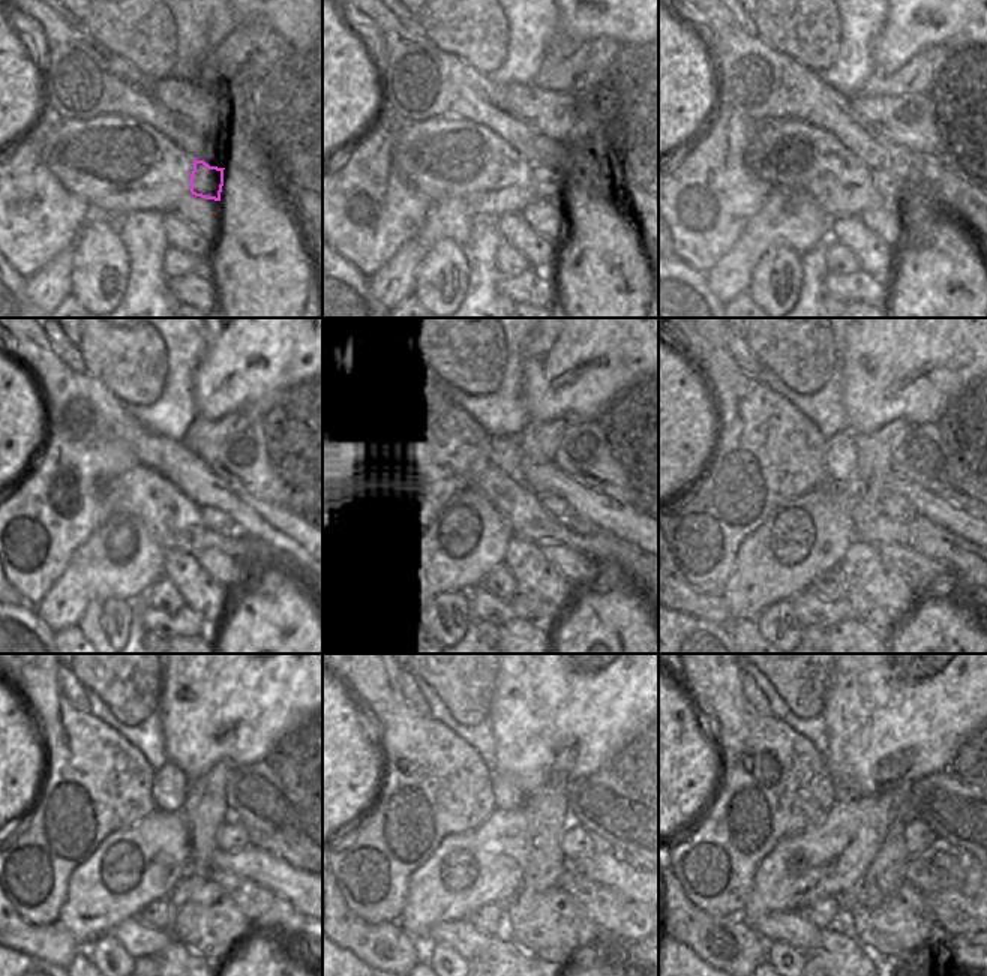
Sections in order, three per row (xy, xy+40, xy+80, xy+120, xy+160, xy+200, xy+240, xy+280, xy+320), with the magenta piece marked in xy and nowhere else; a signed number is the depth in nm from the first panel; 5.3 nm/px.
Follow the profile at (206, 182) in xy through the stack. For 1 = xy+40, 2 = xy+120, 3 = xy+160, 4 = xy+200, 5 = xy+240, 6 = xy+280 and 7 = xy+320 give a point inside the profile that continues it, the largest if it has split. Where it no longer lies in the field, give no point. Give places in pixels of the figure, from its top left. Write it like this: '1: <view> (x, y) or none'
1: xy+40 (548, 185)
2: xy+120 (218, 520)
3: xy+160 (558, 508)
4: xy+200 (894, 505)
5: xy+240 (233, 837)
6: xy+280 (576, 841)
7: xy+320 (920, 840)

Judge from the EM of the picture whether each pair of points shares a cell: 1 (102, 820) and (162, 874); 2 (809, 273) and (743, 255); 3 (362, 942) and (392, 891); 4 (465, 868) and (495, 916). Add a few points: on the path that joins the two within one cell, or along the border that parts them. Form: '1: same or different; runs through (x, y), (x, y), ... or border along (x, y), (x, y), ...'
1: different; border along (146, 816), (113, 831), (89, 856)
2: different; border along (825, 240), (812, 246), (800, 257)
3: different; border along (345, 901), (357, 915), (372, 924), (396, 922)
4: different; border along (504, 903), (486, 903), (468, 918)

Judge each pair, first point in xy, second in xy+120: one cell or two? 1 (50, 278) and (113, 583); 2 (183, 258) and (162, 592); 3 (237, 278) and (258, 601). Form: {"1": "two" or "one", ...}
{"1": "one", "2": "one", "3": "one"}

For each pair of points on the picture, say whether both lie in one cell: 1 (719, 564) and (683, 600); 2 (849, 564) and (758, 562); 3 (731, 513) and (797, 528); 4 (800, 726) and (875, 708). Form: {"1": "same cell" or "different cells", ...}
{"1": "different cells", "2": "different cells", "3": "different cells", "4": "different cells"}

